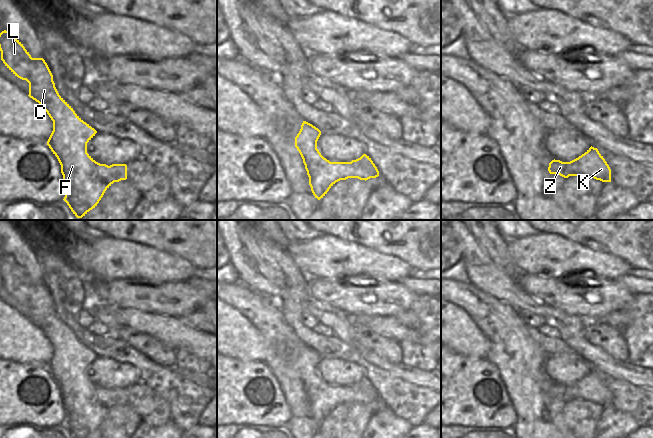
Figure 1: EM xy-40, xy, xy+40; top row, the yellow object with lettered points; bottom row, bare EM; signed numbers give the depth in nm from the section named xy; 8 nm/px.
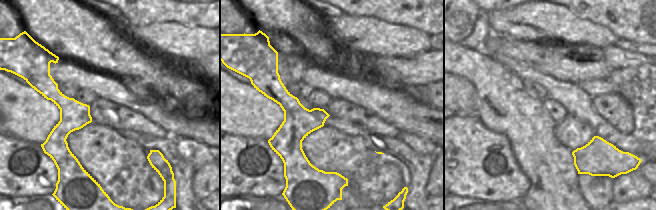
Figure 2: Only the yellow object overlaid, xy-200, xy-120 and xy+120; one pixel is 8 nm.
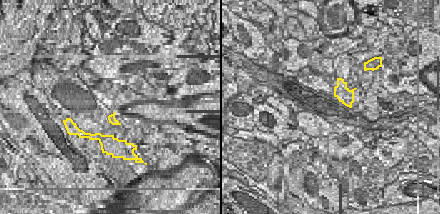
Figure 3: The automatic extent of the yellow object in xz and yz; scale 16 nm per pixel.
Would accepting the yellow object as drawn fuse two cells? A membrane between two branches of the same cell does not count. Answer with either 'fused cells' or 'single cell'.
fused cells

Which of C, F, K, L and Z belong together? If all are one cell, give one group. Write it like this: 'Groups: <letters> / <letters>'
Groups: C F L Z / K

